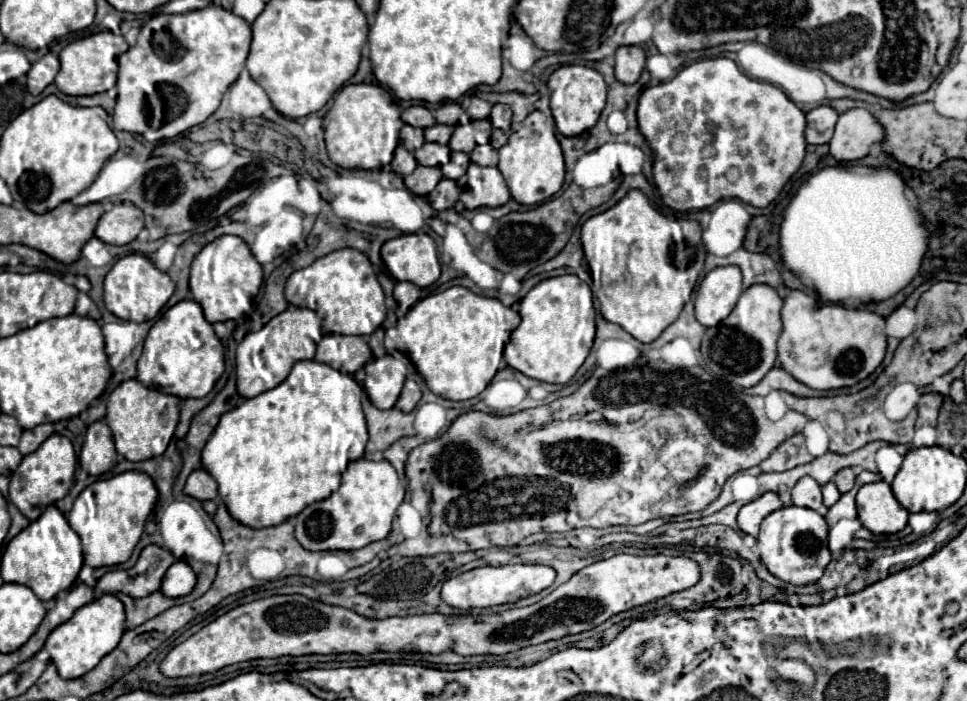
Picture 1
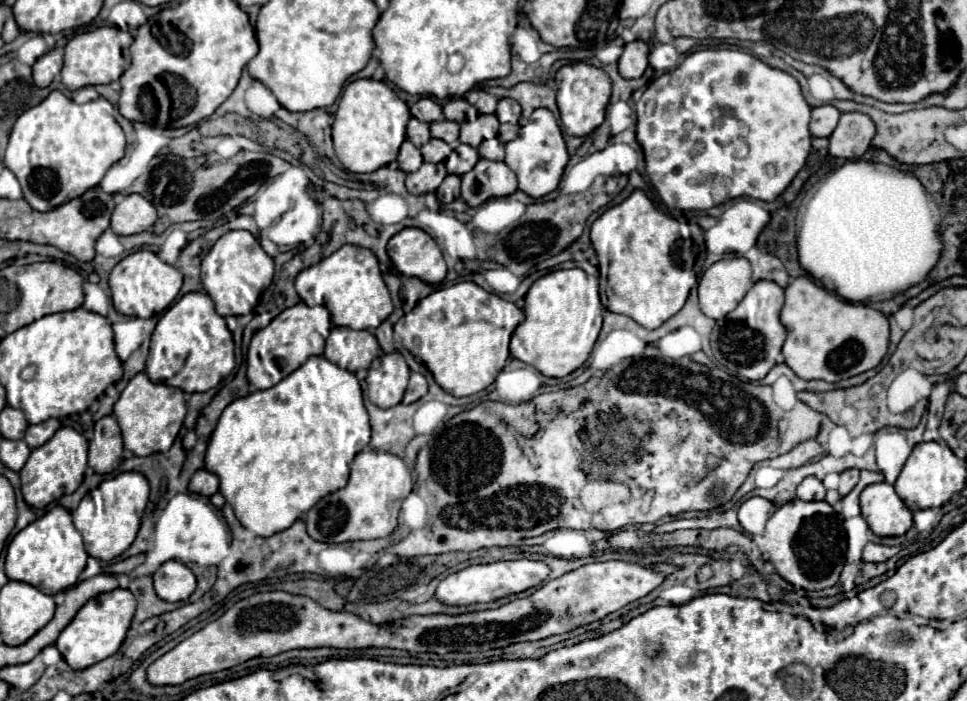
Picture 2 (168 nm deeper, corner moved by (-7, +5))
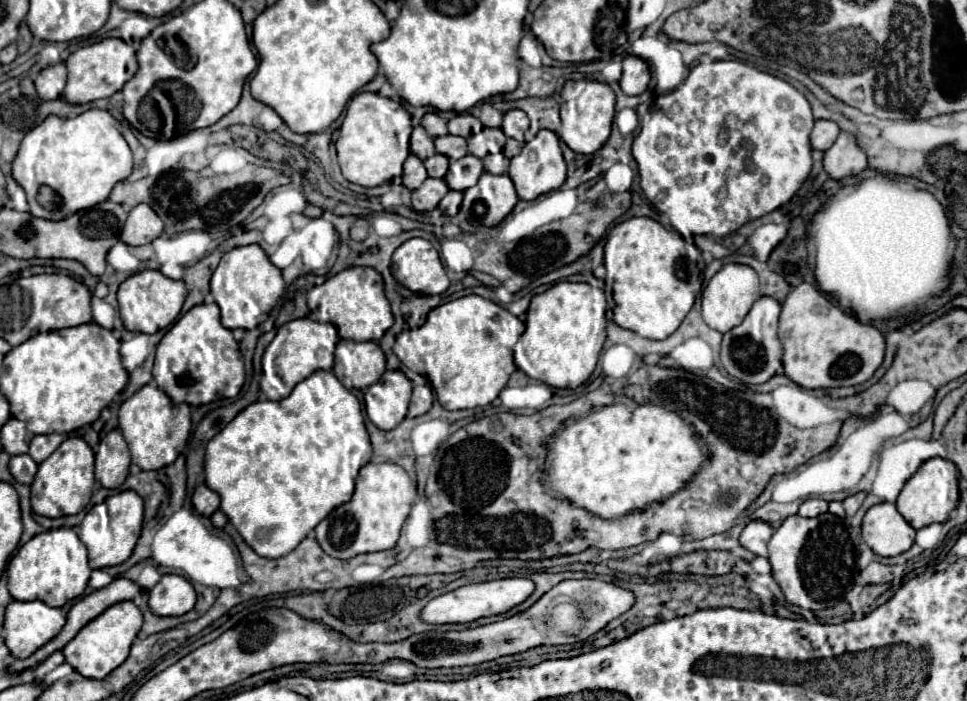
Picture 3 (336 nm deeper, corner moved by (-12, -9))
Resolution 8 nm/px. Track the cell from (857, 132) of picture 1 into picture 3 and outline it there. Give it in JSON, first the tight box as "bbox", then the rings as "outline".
{"bbox":[824,132,866,180],"outline":[[[840,132],[836,142],[824,152],[824,170],[830,178],[842,180],[866,168],[866,154],[858,148],[852,134]]]}

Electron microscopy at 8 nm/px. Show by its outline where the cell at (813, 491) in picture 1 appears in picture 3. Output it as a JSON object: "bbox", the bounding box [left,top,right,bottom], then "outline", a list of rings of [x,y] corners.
{"bbox":[798,498,828,516],"outline":[[[812,498],[812,500],[804,500],[800,504],[798,516],[820,516],[824,512],[828,512],[828,502],[822,498]]]}

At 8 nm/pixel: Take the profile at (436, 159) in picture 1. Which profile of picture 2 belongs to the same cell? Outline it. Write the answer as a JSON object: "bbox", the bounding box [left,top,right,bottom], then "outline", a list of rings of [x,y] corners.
{"bbox":[421,138,453,162],"outline":[[[431,138],[427,144],[421,146],[421,154],[425,162],[445,162],[447,156],[453,152],[453,148],[437,138]]]}

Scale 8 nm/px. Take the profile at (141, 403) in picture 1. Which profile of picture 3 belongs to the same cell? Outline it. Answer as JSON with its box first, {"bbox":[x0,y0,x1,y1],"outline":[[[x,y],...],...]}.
{"bbox":[118,384,192,470],"outline":[[[146,384],[132,398],[128,398],[120,406],[118,420],[124,440],[130,446],[132,462],[142,470],[160,470],[172,464],[178,458],[178,454],[184,450],[192,432],[190,405],[174,404],[154,384]]]}

